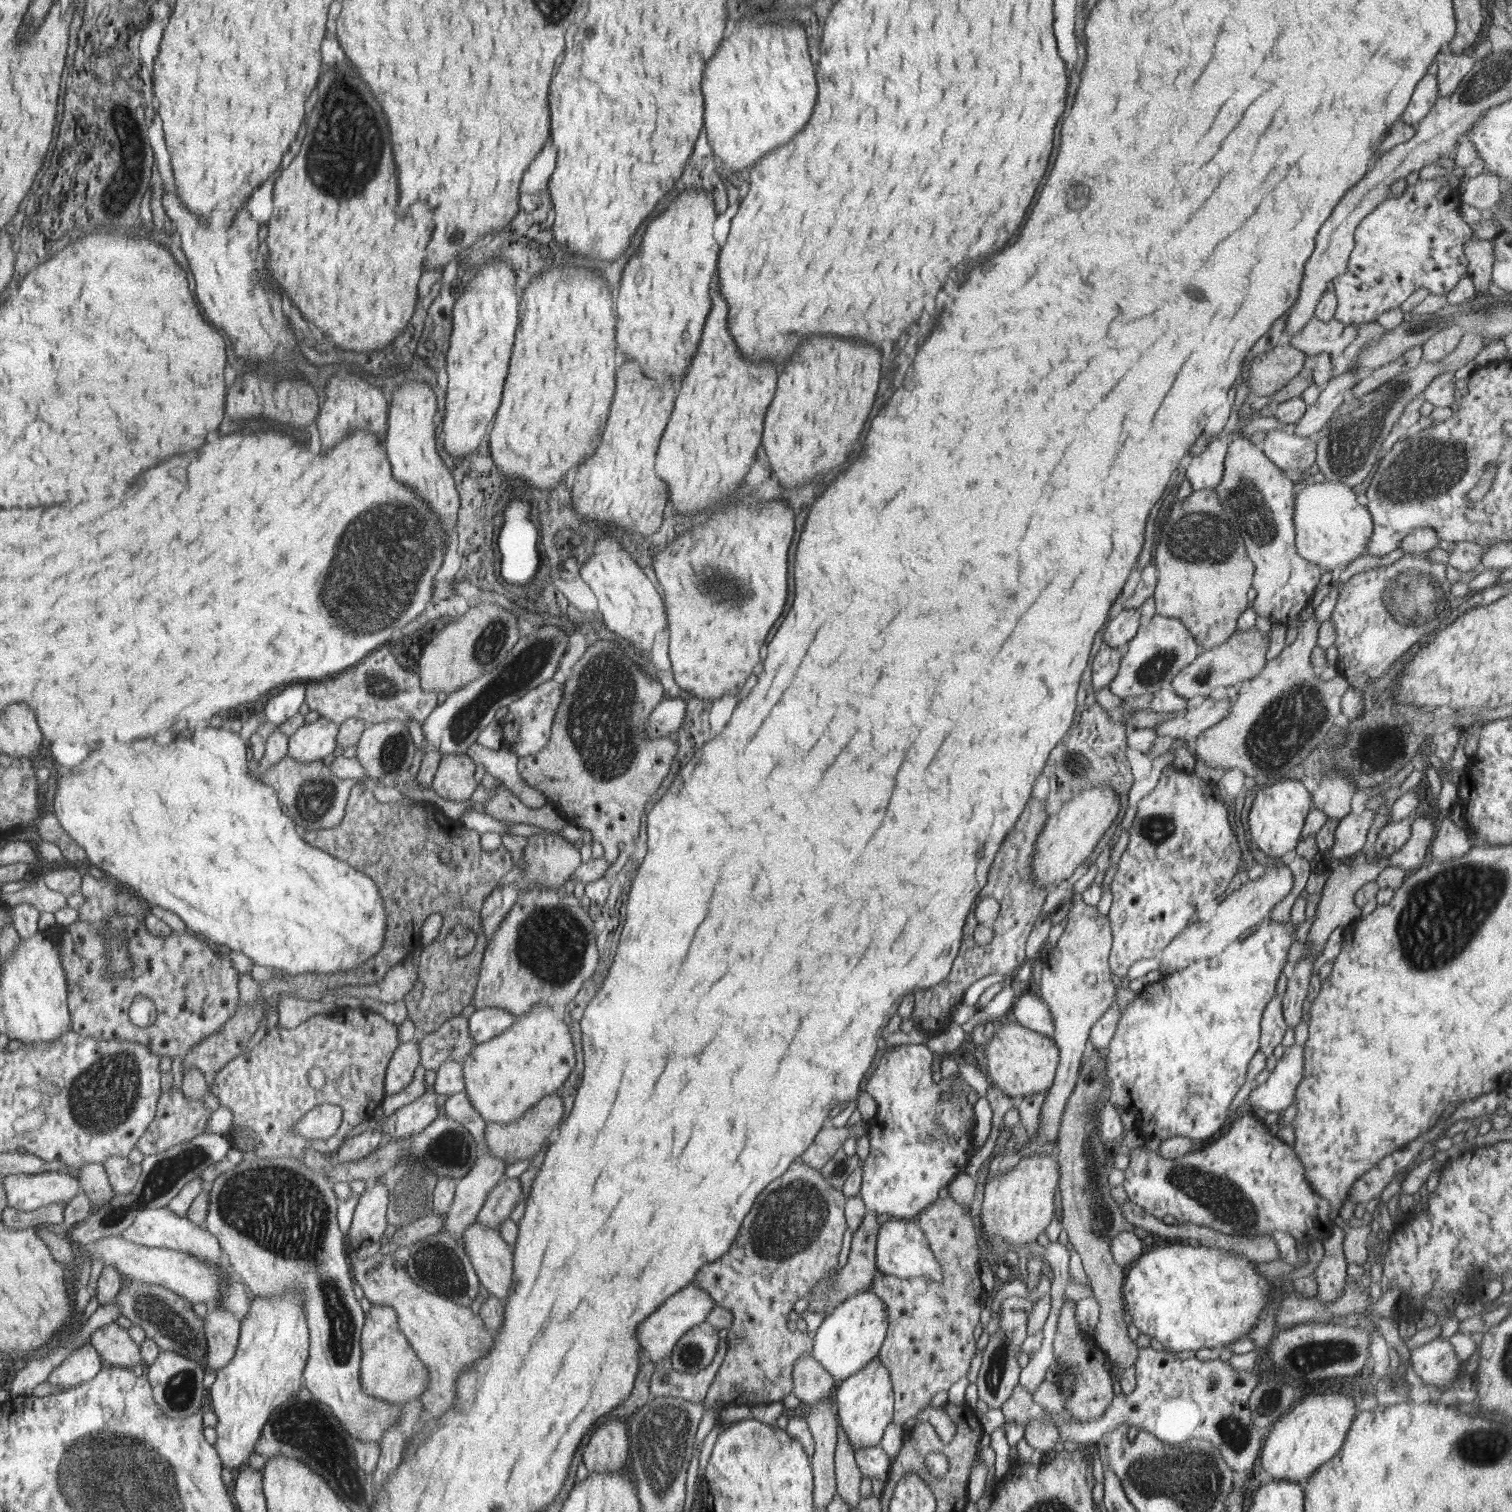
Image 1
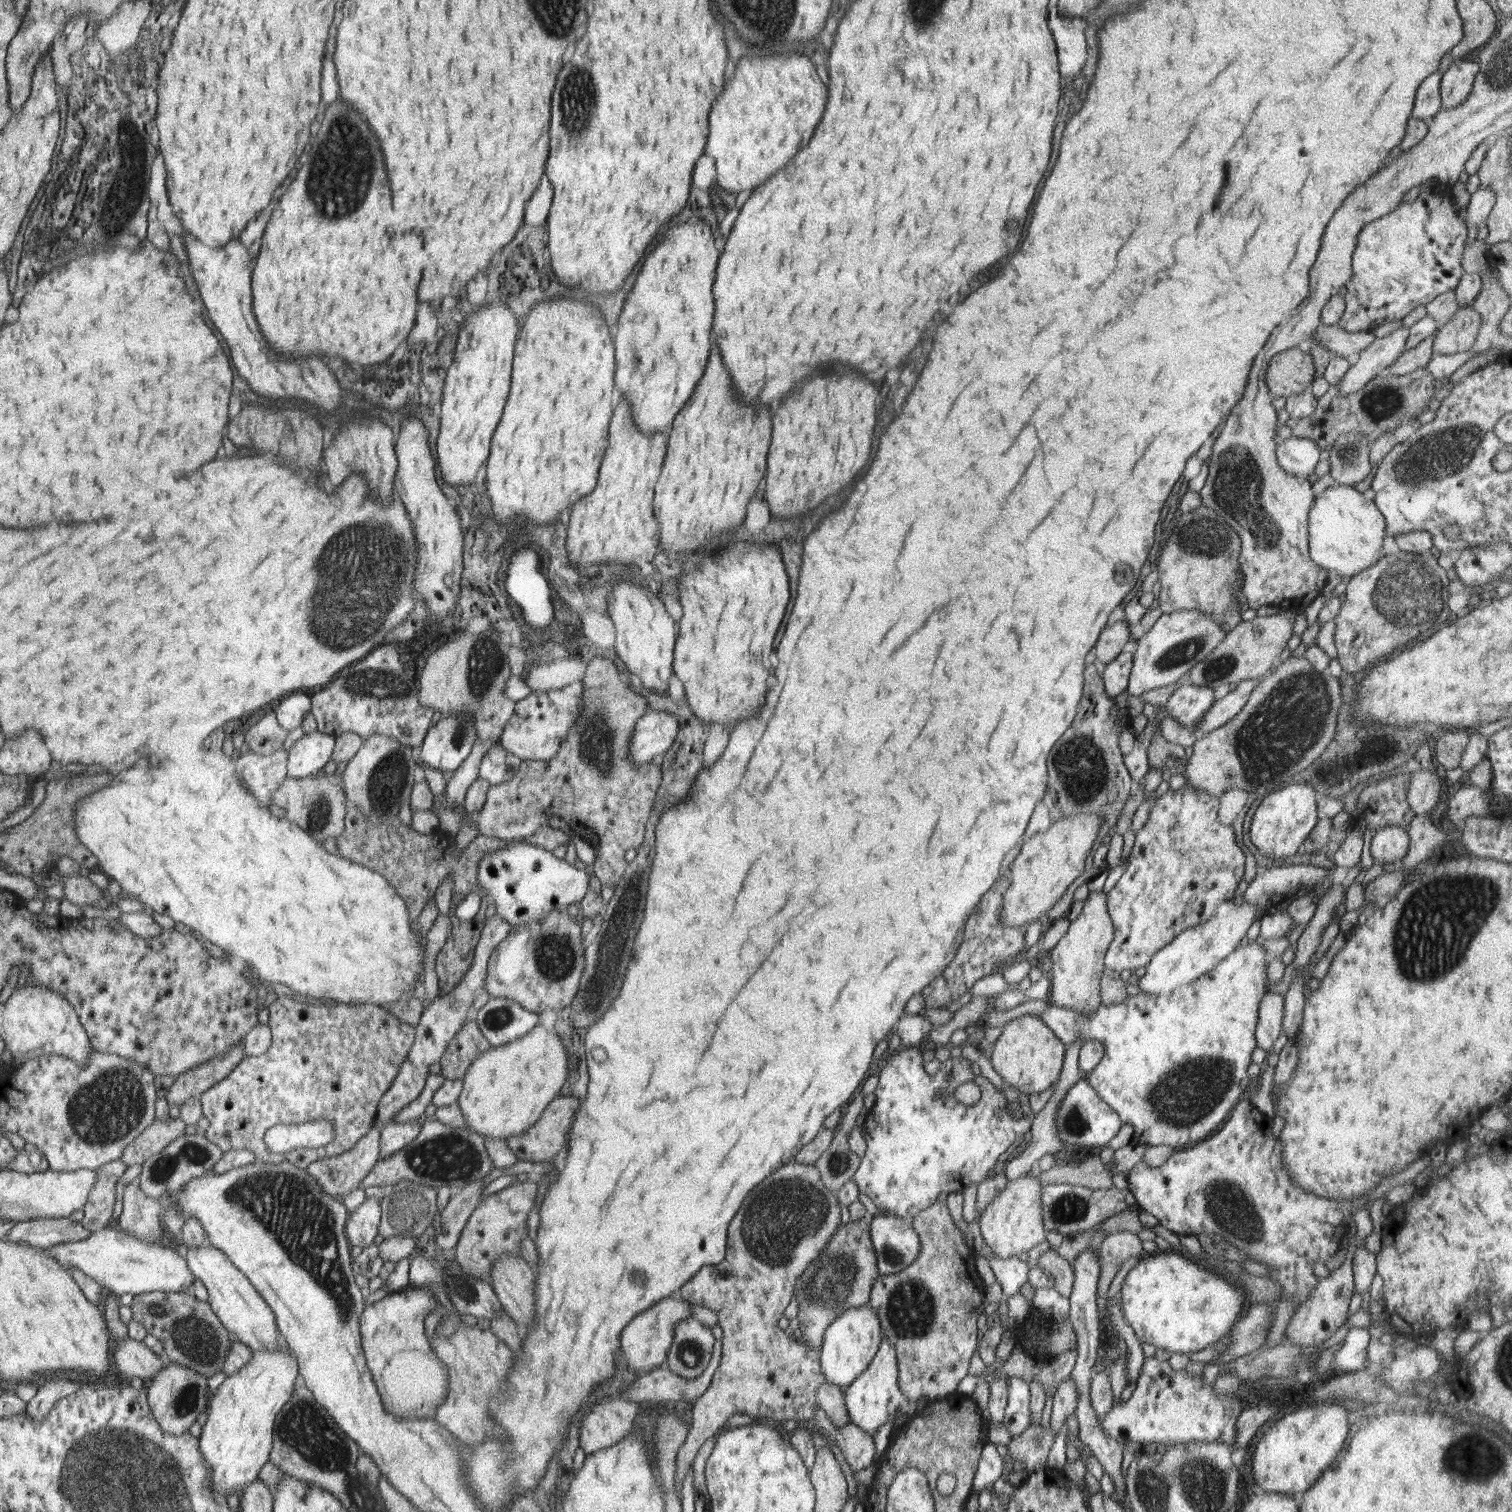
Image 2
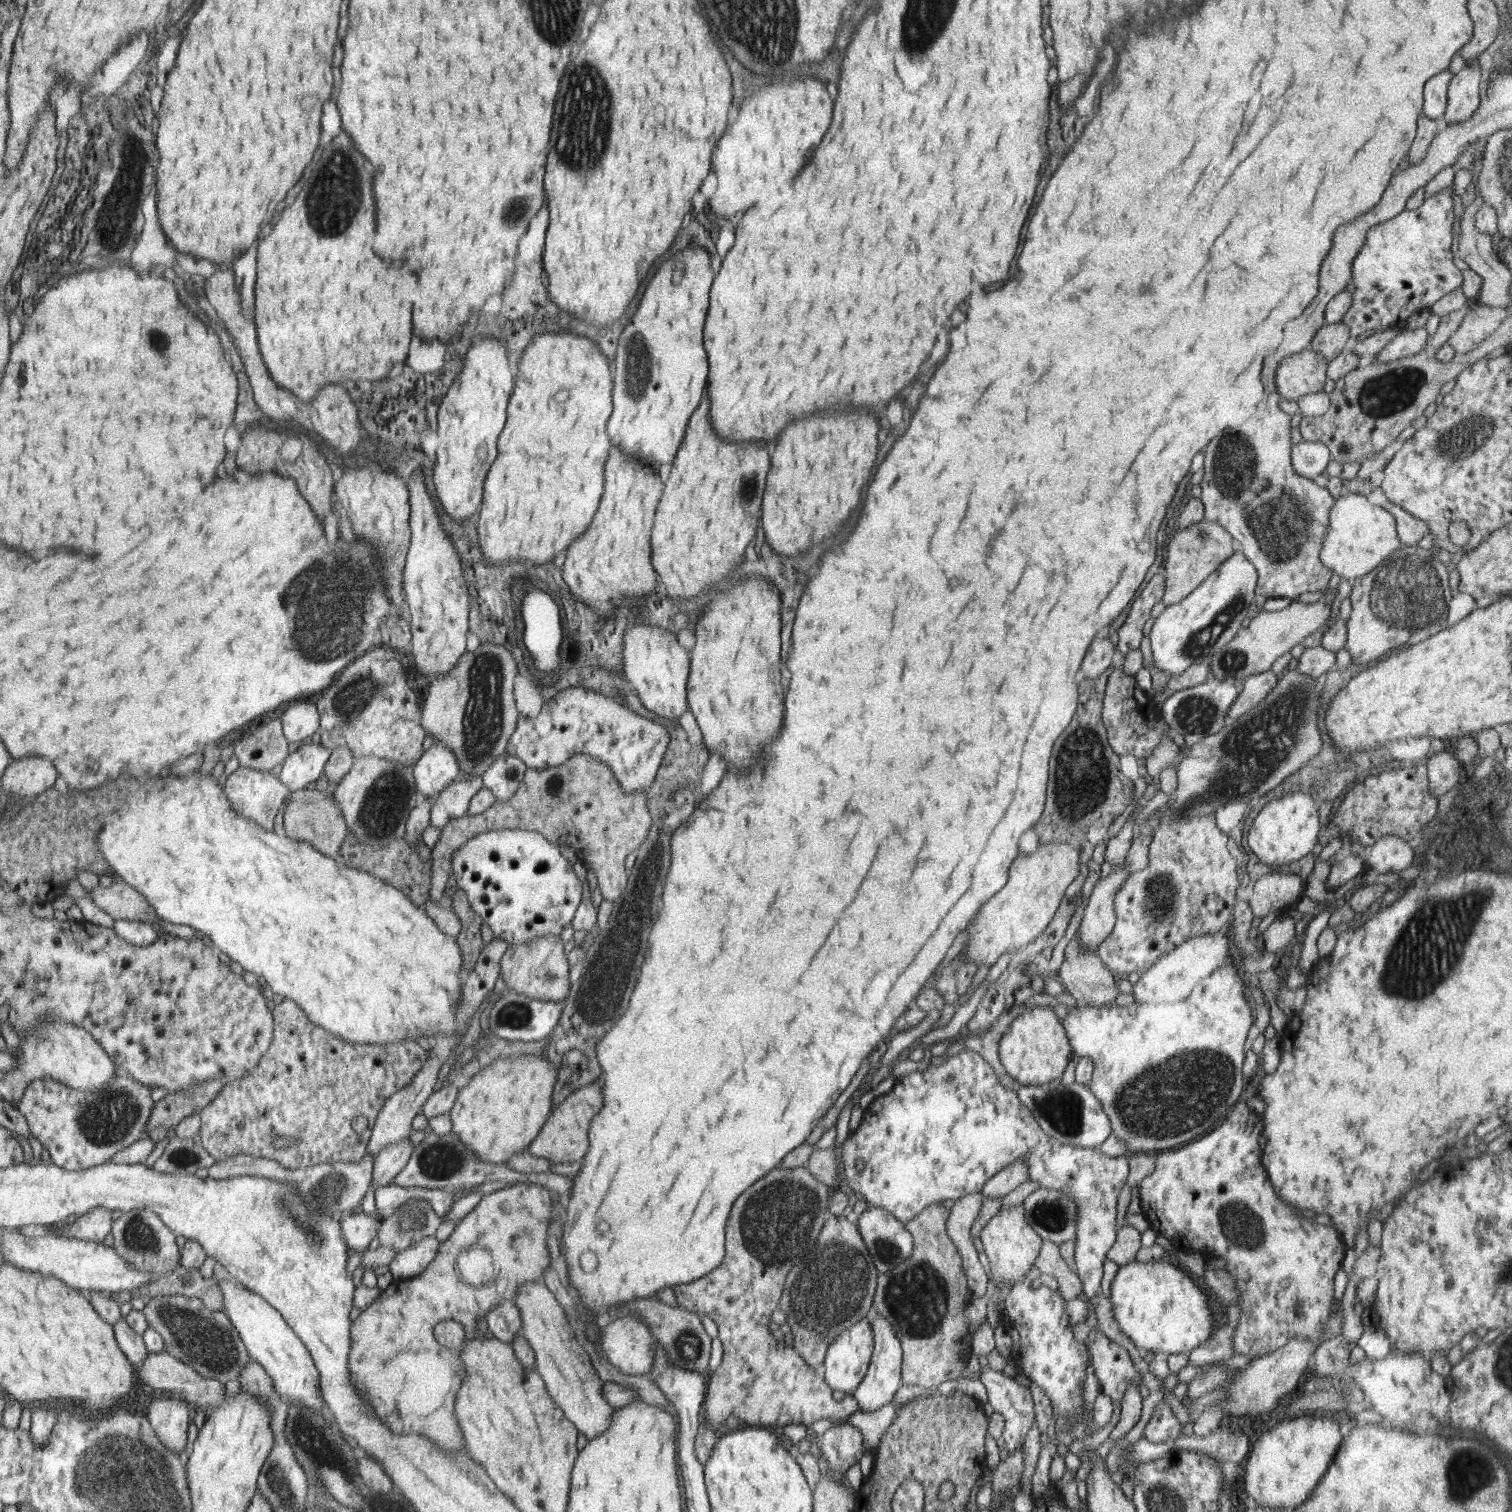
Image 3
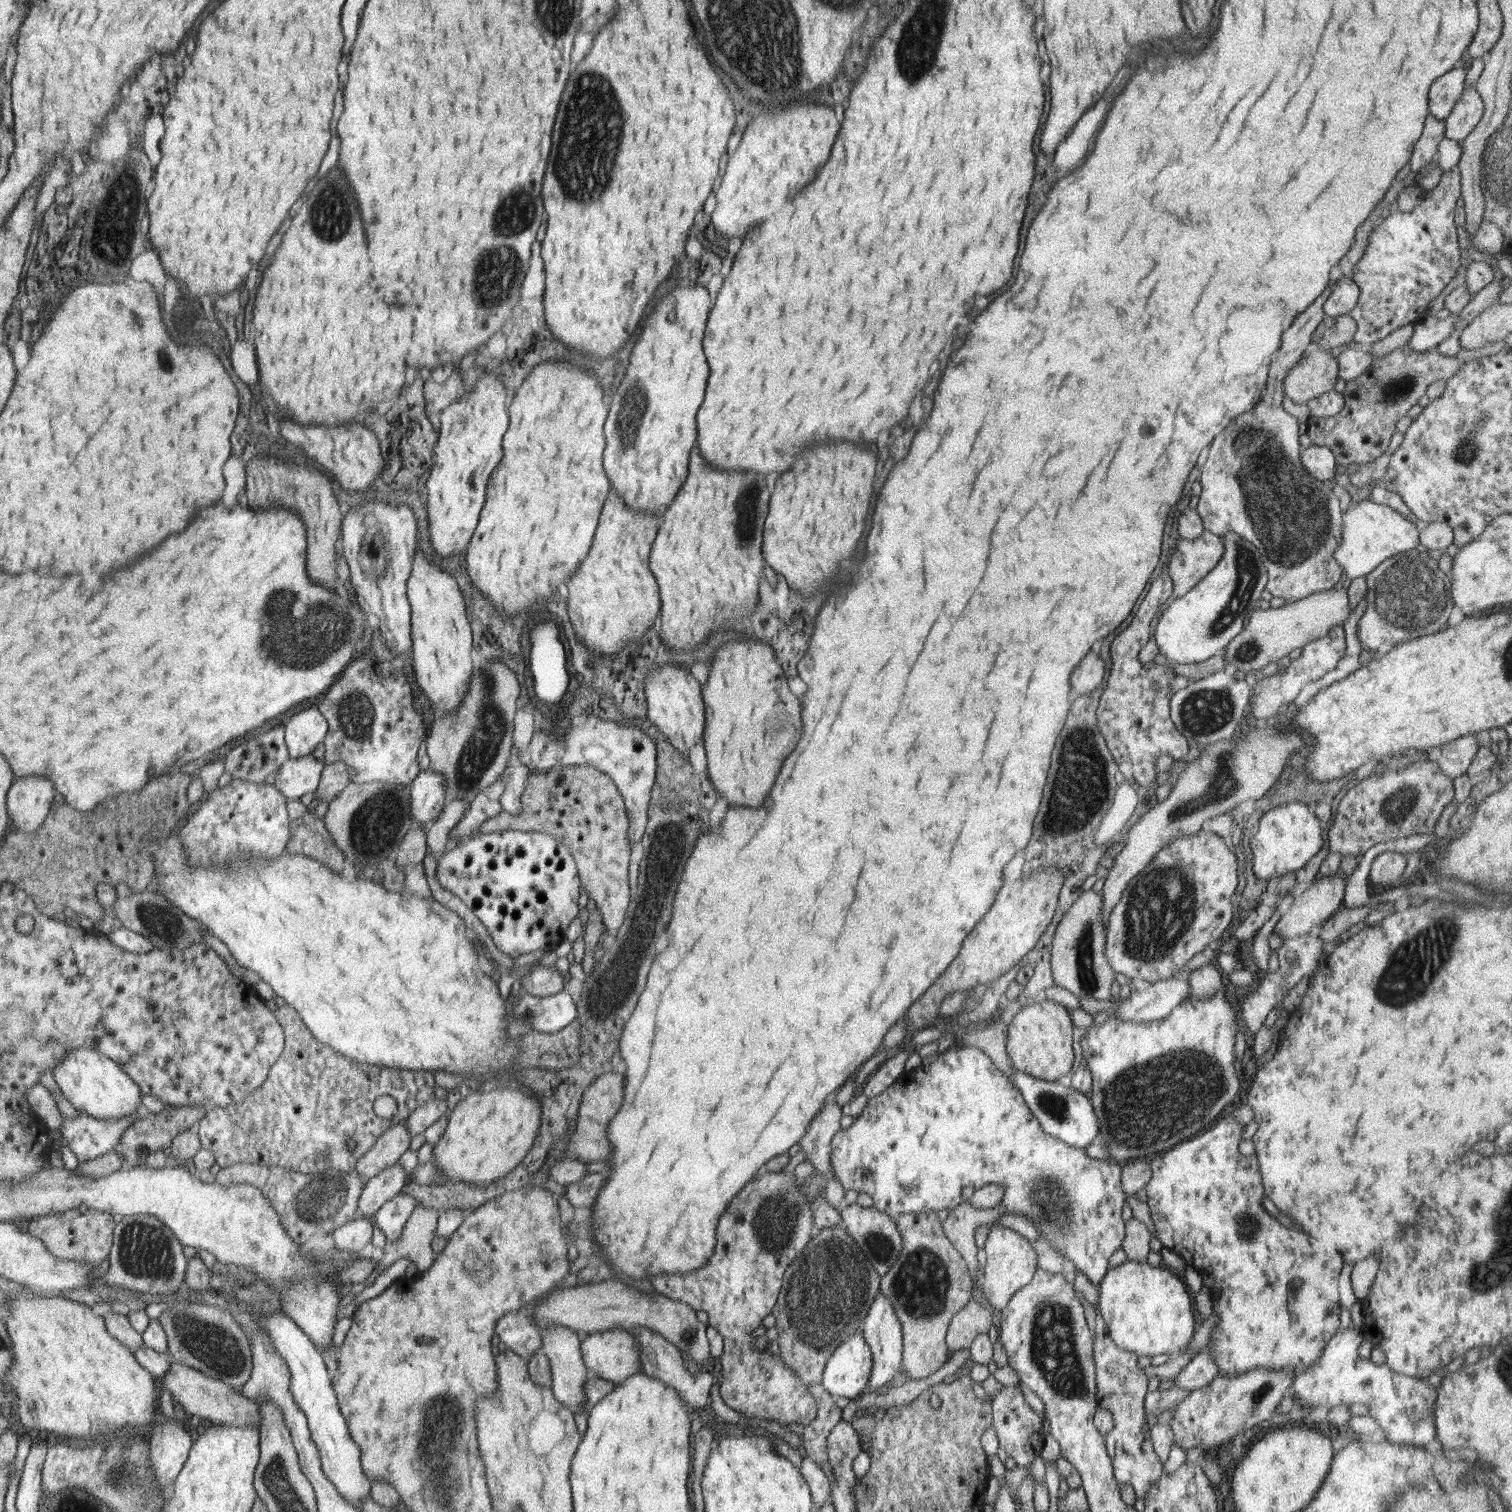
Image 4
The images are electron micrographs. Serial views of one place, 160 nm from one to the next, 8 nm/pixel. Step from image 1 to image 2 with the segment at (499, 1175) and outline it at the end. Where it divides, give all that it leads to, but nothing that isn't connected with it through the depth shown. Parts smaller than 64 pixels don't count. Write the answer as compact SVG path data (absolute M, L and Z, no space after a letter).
M479 1178L470 1184L455 1189L446 1207L441 1212L442 1232L435 1236L435 1242L439 1248L440 1254L446 1258L454 1258L457 1246L472 1212L476 1210L482 1202L483 1178Z

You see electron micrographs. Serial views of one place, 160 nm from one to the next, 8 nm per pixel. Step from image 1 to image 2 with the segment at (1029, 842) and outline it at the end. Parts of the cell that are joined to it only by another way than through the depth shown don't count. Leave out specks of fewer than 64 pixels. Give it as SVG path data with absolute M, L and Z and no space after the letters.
M1000 872L998 881L982 897L978 904L981 906L980 911L973 913L965 924L963 943L957 948L954 958L946 965L941 975L921 990L926 1001L926 1009L938 1008L958 1000L962 994L971 990L977 980L991 975L994 966L1000 960L1005 965L1013 963L1014 956L1024 947L1026 926L1005 926L1001 922L1002 897L1010 882L1008 873Z

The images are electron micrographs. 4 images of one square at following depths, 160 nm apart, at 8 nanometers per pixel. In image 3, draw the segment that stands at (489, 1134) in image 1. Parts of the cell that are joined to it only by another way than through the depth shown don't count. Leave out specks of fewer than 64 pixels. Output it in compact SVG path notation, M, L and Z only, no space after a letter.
M601 1081L580 1087L577 1091L568 1095L564 1102L553 1108L545 1126L526 1152L554 1163L567 1161L566 1156L568 1154L575 1155L576 1161L581 1161L591 1148L589 1138L591 1121L601 1112L602 1104L605 1104L605 1096L602 1095Z

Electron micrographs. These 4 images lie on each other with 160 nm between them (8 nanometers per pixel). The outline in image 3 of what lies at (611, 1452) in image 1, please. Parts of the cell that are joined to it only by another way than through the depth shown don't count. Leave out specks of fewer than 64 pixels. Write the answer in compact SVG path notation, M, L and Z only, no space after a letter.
M542 1281L528 1282L518 1287L514 1302L523 1316L521 1334L534 1350L537 1372L545 1378L554 1402L561 1406L566 1418L574 1422L574 1426L582 1431L588 1441L601 1435L610 1426L612 1413L617 1407L606 1402L603 1381L591 1366L587 1352L576 1341L574 1328L564 1309Z

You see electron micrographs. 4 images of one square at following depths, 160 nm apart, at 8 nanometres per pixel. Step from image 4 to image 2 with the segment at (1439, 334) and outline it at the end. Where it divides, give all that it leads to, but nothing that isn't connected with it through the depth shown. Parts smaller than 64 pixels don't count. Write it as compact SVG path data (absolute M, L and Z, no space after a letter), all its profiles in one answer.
M1400 328L1386 335L1375 337L1374 342L1351 361L1351 367L1338 384L1338 394L1346 396L1361 390L1370 380L1397 361L1408 342L1408 328Z

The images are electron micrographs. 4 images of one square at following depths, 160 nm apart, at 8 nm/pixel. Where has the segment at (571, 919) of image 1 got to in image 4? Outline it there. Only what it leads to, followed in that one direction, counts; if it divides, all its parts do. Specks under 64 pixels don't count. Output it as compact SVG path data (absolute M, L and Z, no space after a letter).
M540 964L522 977L521 980L521 987L526 988L526 992L535 997L555 995L564 986L562 975L554 969L554 965L546 967L546 965Z

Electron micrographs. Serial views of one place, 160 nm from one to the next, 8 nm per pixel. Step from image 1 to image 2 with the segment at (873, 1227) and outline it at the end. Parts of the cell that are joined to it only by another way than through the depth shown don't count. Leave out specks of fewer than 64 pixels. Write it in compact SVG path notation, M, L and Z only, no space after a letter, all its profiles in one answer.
M867 1217L841 1224L822 1256L803 1270L794 1286L793 1299L798 1302L797 1317L803 1334L803 1346L820 1350L825 1329L849 1308L868 1304L877 1273L877 1258L870 1237Z

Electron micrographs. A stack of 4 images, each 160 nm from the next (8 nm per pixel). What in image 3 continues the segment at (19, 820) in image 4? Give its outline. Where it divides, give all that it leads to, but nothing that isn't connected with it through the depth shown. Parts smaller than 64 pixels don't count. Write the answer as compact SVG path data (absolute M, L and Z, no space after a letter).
M46 758L12 759L2 776L2 789L20 800L36 799L52 789L58 778L57 768Z

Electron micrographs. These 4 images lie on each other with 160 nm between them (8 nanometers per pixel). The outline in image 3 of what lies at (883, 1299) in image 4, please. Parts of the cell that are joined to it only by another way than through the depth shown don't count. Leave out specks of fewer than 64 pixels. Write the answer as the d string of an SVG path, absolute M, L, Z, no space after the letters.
M873 1312L870 1314L870 1321L874 1338L874 1350L867 1373L864 1375L862 1382L854 1389L853 1395L860 1405L860 1411L864 1412L872 1412L892 1403L896 1391L903 1382L901 1377L903 1350L893 1326L885 1318Z

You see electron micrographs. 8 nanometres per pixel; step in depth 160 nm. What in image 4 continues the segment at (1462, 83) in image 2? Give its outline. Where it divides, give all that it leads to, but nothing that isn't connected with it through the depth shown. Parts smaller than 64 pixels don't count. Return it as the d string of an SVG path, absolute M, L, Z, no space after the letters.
M1465 85L1459 102L1445 118L1445 137L1462 142L1480 122L1485 106L1474 85Z

